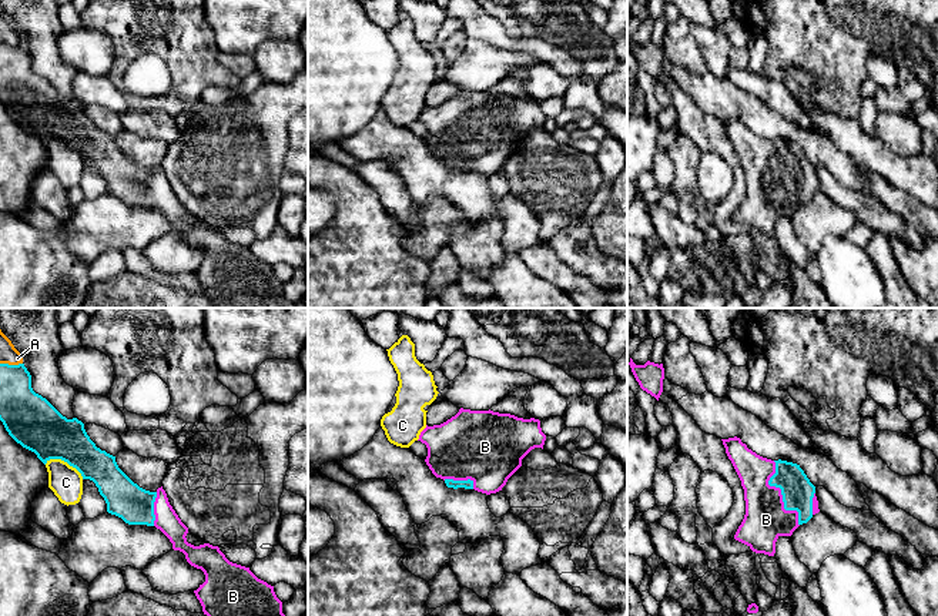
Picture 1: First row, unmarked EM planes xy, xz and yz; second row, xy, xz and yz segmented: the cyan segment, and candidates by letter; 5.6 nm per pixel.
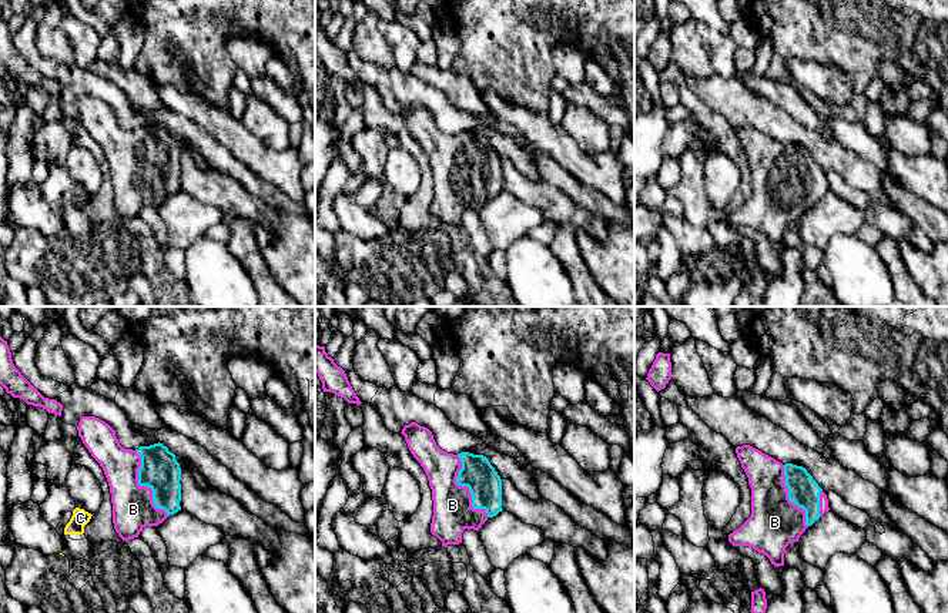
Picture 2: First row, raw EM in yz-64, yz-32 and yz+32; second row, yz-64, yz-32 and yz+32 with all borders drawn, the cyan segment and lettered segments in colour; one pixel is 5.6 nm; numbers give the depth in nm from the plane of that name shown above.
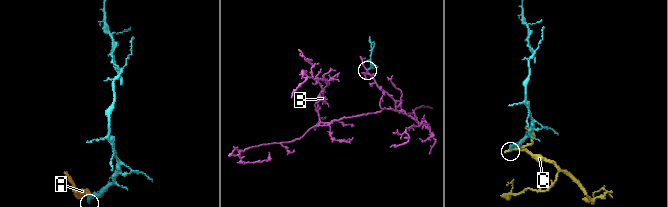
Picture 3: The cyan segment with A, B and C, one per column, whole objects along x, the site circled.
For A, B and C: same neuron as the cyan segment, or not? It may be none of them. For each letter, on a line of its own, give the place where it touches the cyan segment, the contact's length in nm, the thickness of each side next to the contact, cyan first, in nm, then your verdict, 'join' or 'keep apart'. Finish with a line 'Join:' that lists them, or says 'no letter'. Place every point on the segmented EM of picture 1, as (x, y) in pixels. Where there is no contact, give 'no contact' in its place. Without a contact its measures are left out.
A: xy (12, 365) | 130 nm | 240/100 nm | keep apart
B: yz (781, 494) | 400 nm | 180/240 nm | join
C: xy (64, 461) | 240 nm | 280/180 nm | keep apart
Join: B

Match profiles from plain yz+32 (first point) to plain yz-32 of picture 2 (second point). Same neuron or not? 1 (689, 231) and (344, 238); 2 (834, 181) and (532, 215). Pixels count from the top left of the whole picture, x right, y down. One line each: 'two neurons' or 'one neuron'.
1: two neurons
2: two neurons

